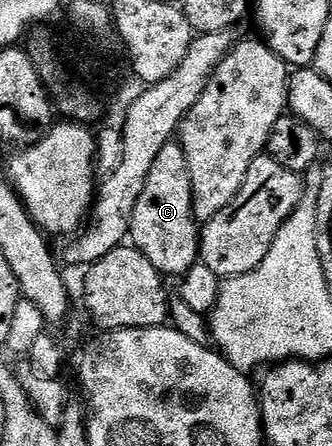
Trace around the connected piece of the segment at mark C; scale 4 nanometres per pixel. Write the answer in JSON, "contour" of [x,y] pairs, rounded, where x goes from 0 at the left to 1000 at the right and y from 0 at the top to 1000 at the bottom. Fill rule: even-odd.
{"contour":[[[512,318],[479,336],[479,354],[467,354],[455,390],[443,390],[443,417],[431,417],[419,453],[407,453],[386,527],[398,554],[419,558],[488,621],[542,623],[575,594],[596,590],[599,502],[581,482],[575,390],[542,321]]]}

